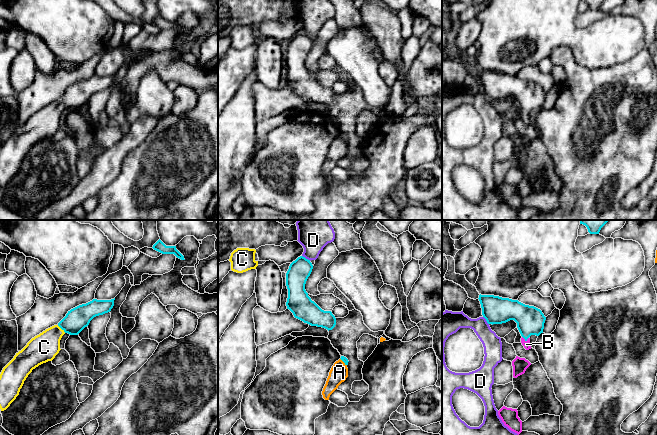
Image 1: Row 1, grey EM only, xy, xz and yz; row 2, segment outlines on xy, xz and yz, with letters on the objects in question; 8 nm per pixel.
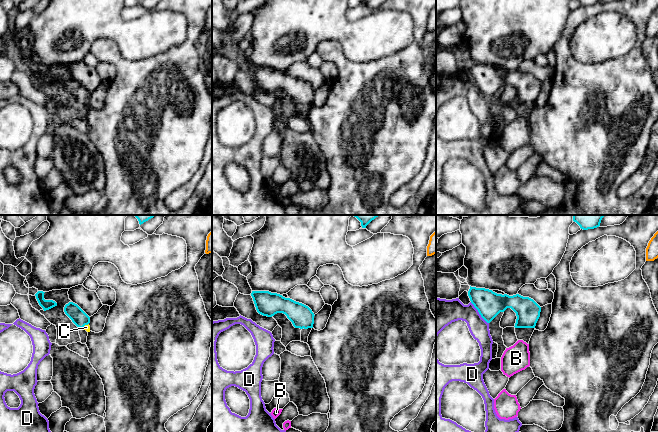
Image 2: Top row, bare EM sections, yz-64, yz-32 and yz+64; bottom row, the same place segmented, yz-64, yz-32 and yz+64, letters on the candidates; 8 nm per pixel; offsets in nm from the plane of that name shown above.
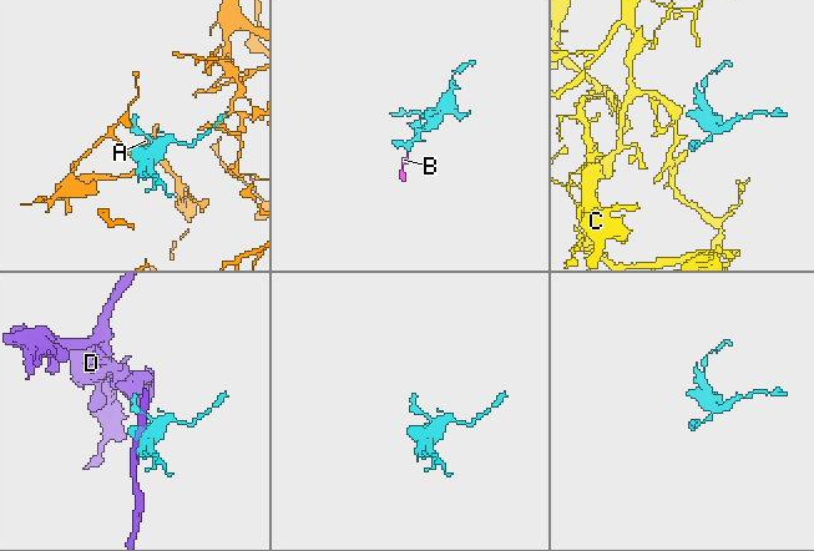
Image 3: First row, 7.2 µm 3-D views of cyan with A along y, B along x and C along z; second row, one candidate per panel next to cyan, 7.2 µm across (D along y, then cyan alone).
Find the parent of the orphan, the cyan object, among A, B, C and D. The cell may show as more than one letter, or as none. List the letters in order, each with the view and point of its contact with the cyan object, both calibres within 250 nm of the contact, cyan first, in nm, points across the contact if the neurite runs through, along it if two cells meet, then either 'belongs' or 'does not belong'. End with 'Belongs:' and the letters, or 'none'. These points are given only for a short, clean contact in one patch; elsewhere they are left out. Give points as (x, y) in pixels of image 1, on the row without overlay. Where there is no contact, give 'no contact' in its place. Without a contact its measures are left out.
A: xz (343, 137) | 50/140 nm | does not belong
B: yz (525, 115) | 220/60 nm | across yz (530, 96), (526, 104), (525, 115), (526, 120) | belongs
C: xy (61, 104) | 180/220 nm | across xy (78, 94), (73, 99), (61, 104), (44, 123) | belongs
D: xz (305, 34) | 180/220 nm | along xz (302, 31), (310, 36) | does not belong
Belongs: B, C

